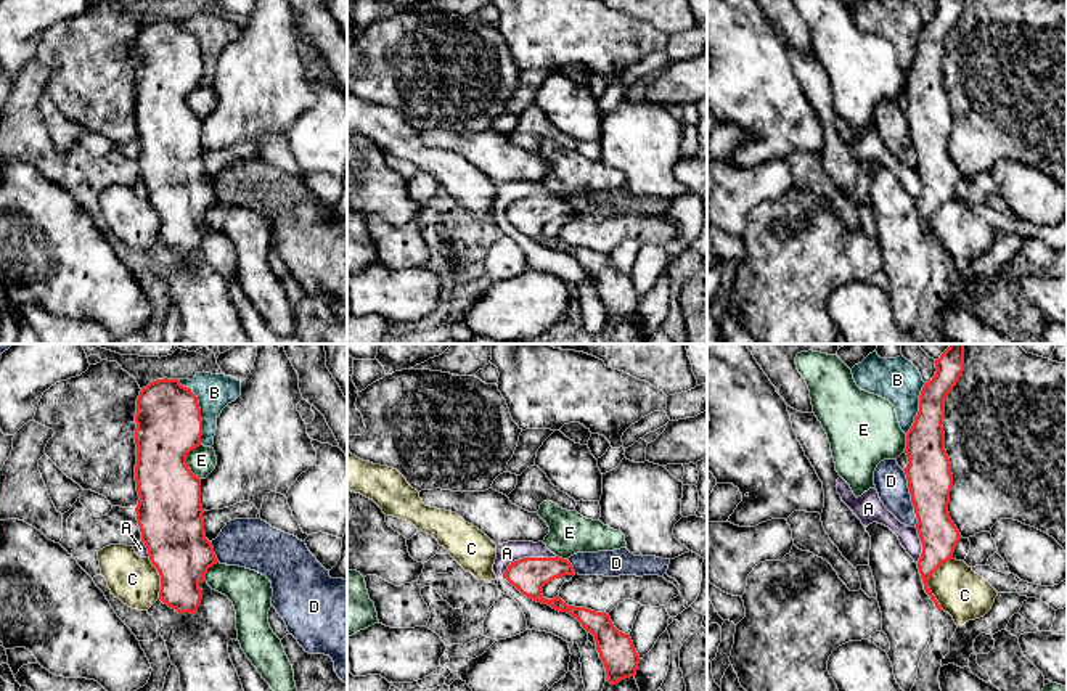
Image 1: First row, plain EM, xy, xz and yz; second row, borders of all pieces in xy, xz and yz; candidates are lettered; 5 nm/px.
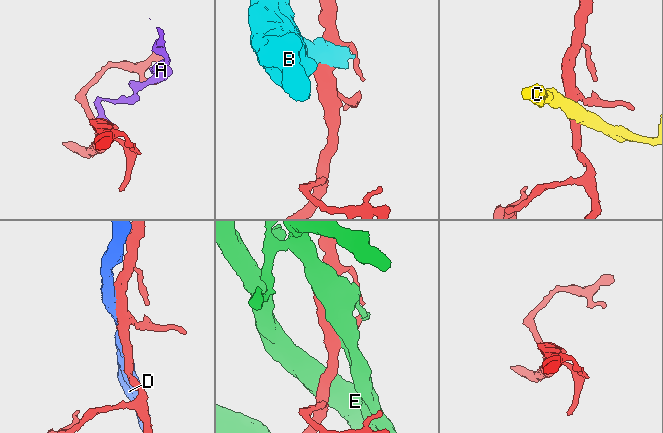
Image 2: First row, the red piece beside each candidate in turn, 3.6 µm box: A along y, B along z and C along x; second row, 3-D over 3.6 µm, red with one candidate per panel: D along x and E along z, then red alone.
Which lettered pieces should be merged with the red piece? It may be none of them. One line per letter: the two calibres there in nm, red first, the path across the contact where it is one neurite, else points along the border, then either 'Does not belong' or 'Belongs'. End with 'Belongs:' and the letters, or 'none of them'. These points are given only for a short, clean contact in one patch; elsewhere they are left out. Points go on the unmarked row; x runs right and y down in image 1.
A: Thickness 180 nm (red) against 110 nm. Boundary: xz (556, 196), (523, 196), (515, 200), (502, 216). Does not belong
B: Thickness 320 nm (red) against 180 nm. Does not belong
C: Thickness 190 nm (red) against 240 nm. Boundary: yz (952, 198), (928, 222), (931, 233), (942, 249). Does not belong
D: Thickness 220 nm (red) against 160 nm. Does not belong
E: Thickness 320 nm (red) against 140 nm. Does not belong
Belongs: none of them

